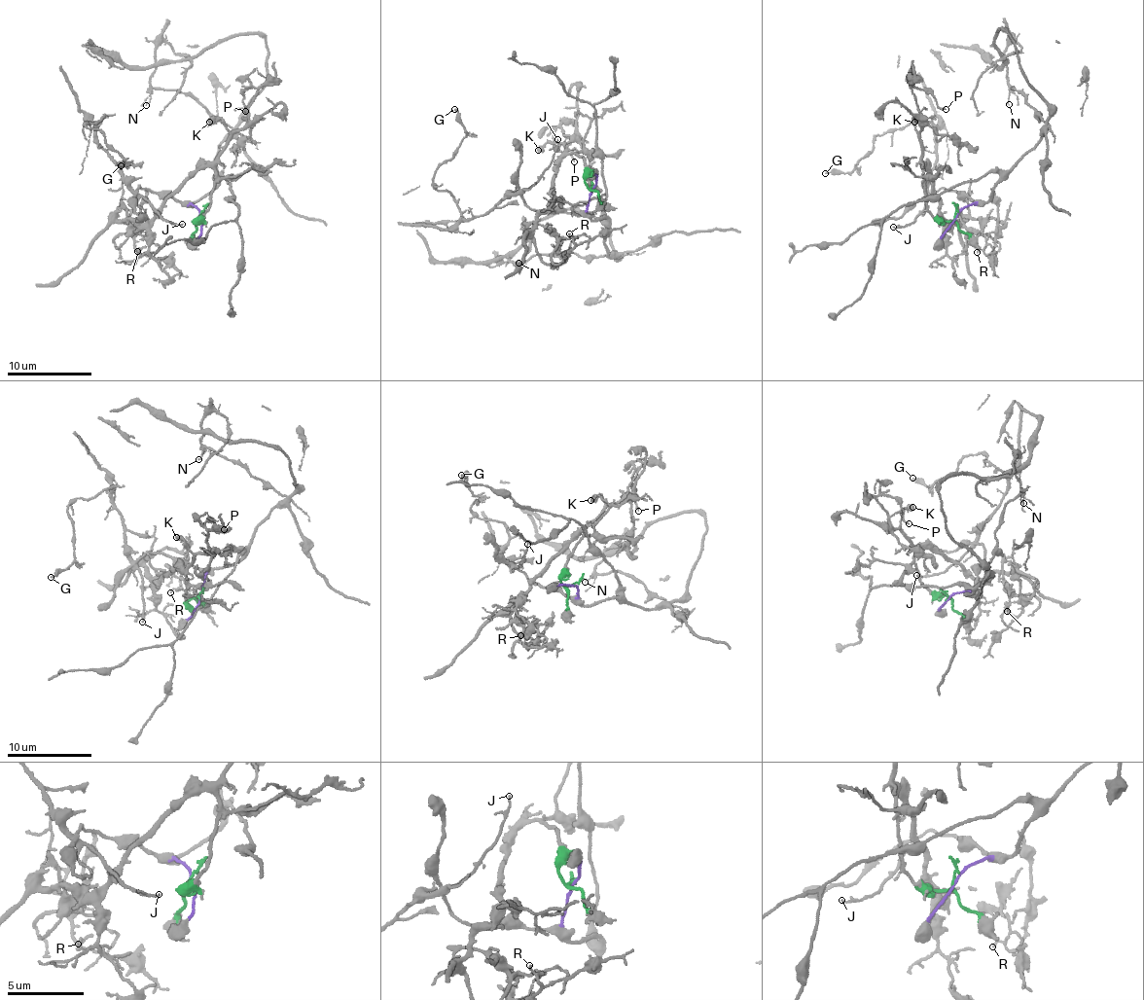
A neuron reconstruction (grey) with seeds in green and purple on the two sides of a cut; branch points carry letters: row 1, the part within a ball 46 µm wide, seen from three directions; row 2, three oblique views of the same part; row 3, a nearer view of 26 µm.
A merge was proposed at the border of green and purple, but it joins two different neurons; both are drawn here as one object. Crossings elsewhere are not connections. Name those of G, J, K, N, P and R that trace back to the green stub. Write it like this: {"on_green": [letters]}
{"on_green": ["K", "P", "R"]}

